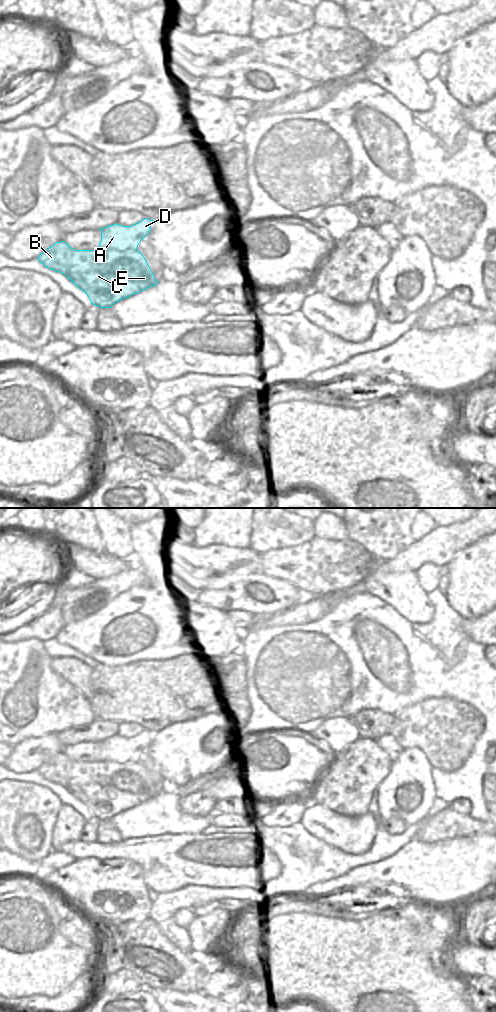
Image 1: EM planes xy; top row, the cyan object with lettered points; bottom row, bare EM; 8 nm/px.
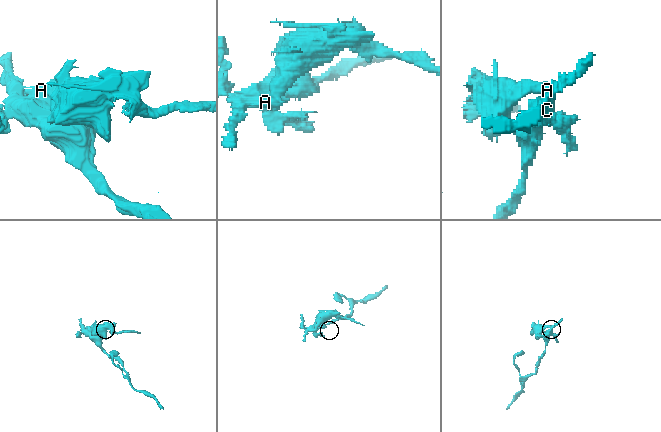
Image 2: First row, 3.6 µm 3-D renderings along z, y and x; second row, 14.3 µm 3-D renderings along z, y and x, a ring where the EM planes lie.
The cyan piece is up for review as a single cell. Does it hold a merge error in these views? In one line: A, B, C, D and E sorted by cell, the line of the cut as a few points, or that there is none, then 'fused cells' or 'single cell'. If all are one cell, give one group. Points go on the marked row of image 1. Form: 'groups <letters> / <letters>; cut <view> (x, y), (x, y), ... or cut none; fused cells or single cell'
groups A D / B C E; cut xy (136, 249), (120, 251), (116, 246), (113, 249), (99, 250); fused cells

